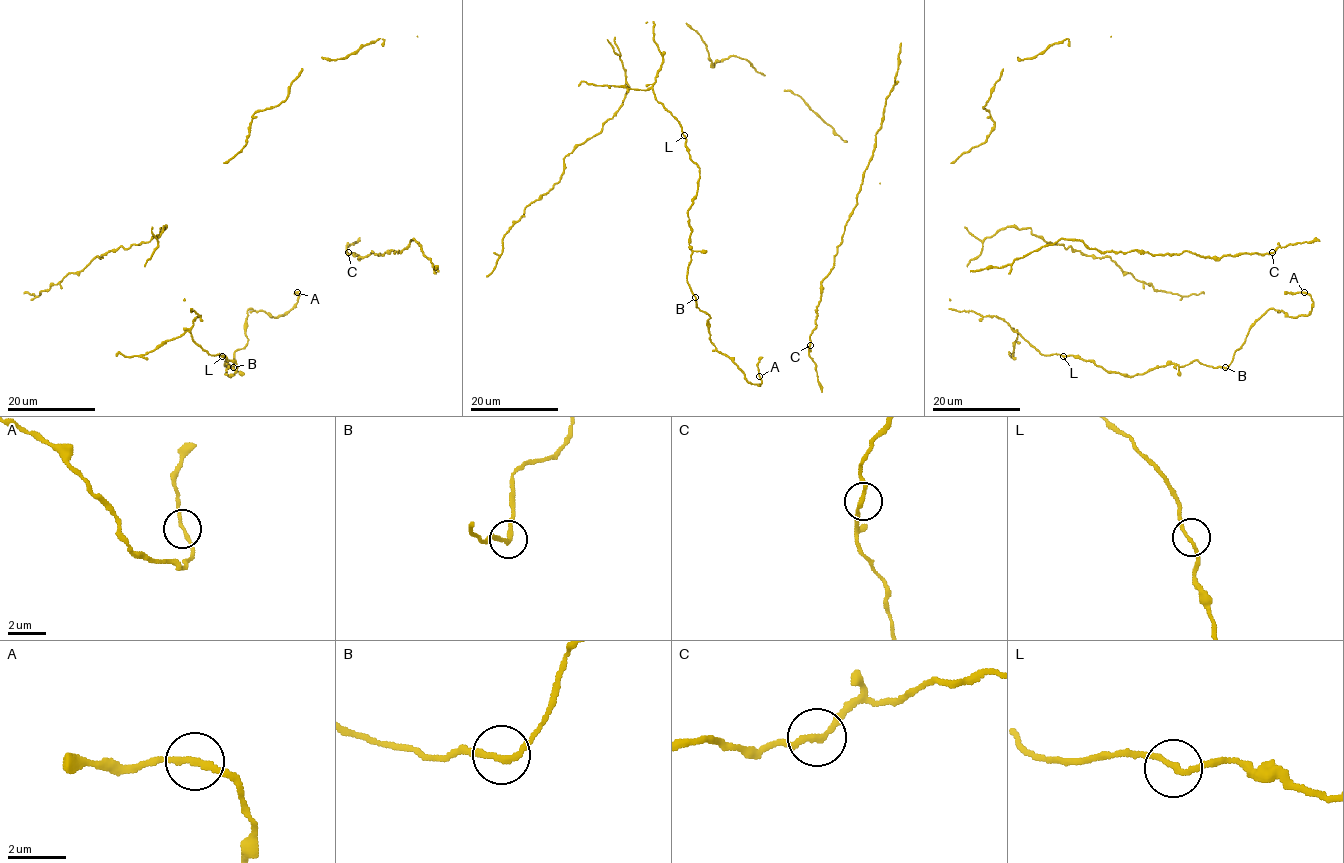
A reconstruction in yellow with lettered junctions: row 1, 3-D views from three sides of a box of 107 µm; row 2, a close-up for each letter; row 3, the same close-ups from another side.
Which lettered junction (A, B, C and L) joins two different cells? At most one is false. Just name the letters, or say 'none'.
none

